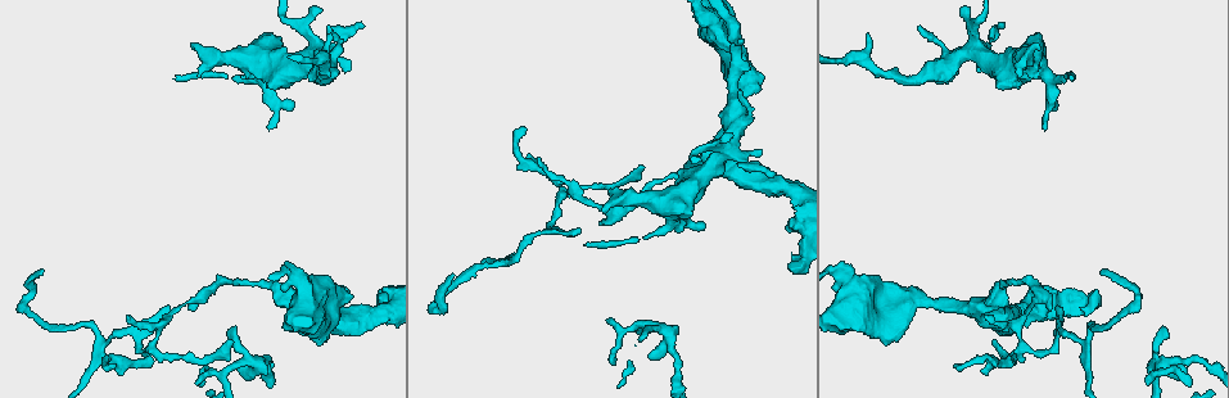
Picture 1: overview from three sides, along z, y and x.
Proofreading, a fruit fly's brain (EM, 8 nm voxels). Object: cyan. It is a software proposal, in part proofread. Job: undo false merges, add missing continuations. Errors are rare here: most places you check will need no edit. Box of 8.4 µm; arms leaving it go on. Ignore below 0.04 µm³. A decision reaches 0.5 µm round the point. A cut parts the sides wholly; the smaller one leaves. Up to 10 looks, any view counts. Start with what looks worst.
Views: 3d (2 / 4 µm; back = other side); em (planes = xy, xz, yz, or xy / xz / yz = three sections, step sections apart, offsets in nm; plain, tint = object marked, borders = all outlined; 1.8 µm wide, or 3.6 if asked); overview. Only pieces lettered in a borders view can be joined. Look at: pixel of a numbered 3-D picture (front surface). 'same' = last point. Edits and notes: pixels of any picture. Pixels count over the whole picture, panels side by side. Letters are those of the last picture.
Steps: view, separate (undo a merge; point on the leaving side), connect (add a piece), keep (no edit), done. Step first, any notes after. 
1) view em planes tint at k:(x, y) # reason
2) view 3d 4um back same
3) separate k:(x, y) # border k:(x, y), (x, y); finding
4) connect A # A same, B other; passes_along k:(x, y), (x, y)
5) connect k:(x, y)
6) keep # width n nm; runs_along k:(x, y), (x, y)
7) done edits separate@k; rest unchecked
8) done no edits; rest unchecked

view 3d 4um at 1:(648, 354) # free end

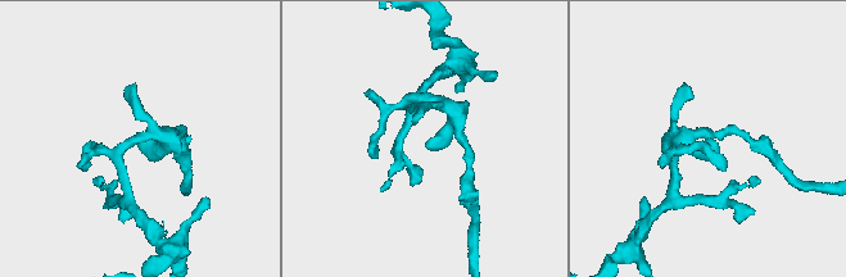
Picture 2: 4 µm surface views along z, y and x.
view em yz step 4 tint at 2:(141, 144)

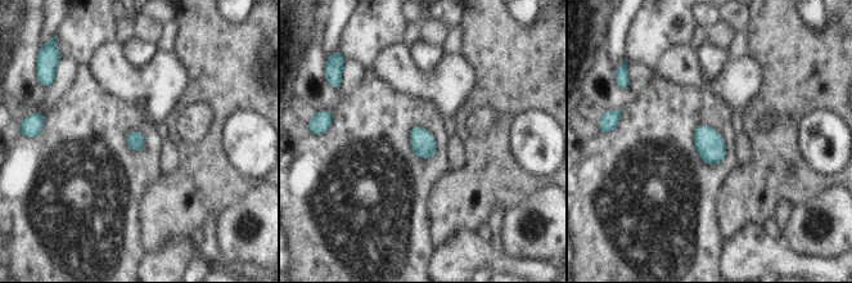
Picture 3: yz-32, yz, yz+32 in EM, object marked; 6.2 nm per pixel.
view em planes borders same # another direction

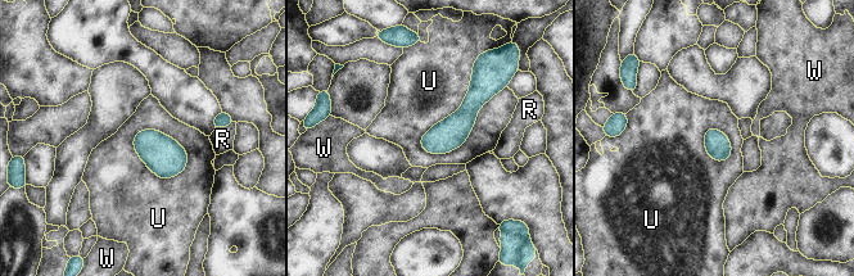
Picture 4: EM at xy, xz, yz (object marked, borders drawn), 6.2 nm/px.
keep # longest_contact U 650 nm; R other, U other, W other; runs_along 4:(479, 82), (470, 108), (428, 148); none of them fits

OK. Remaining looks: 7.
view 3d 4um at 1:(1041, 352) # sharp bend

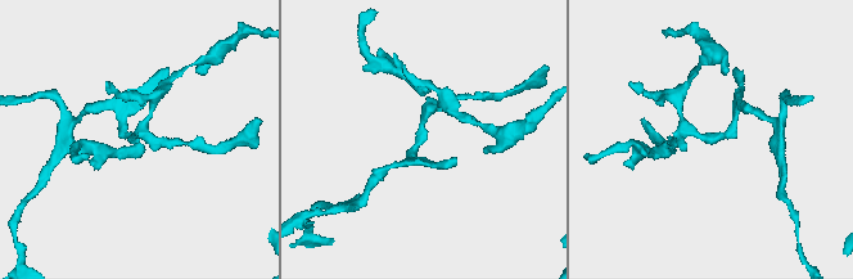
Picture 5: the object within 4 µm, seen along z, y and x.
view em planes borders at 5:(712, 137)

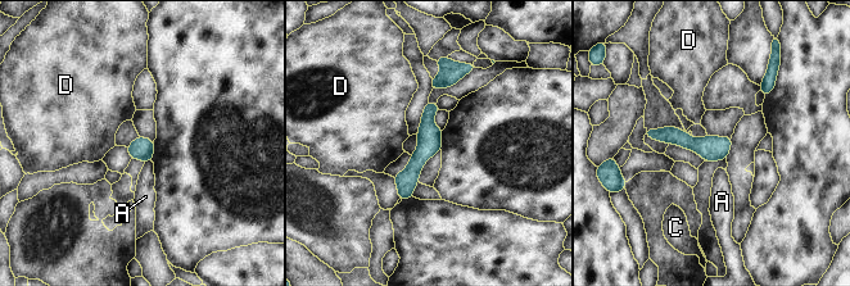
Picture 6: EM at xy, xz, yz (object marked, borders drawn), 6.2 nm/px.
keep # A other, C other, D other; border 6:(150, 159), (145, 163); one neuron here

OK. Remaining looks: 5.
view em yz step 8 tint at 1:(976, 54) # three arms meet

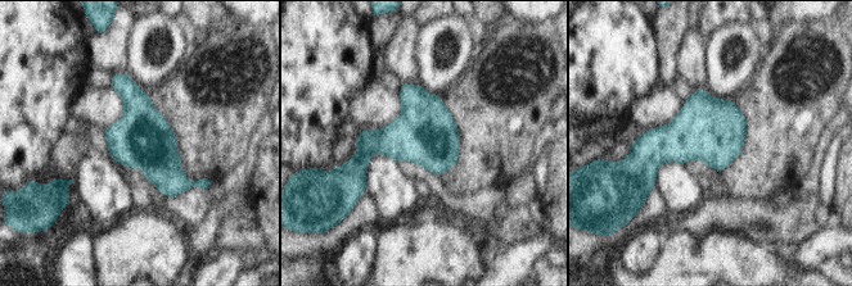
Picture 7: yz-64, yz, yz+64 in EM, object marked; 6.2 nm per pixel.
view em planes borders same

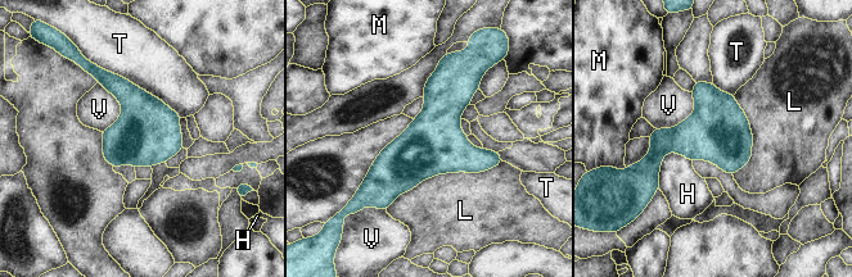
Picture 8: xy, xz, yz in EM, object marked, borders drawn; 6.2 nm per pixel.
keep # longest_contact L 800 nm; H other, L other, M other, T other, V other; border 8:(503, 160), (436, 173), (386, 209); all the same neuron

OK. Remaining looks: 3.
view em xz step 16 borders at 1:(1098, 292) # long arm stops here

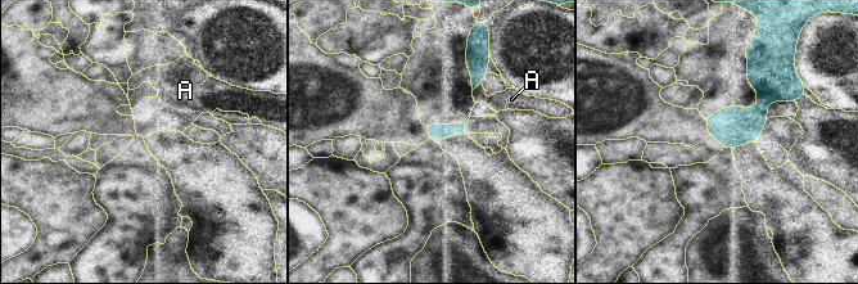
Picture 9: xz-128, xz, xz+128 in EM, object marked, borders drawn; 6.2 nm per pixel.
view em planes borders same # another direction

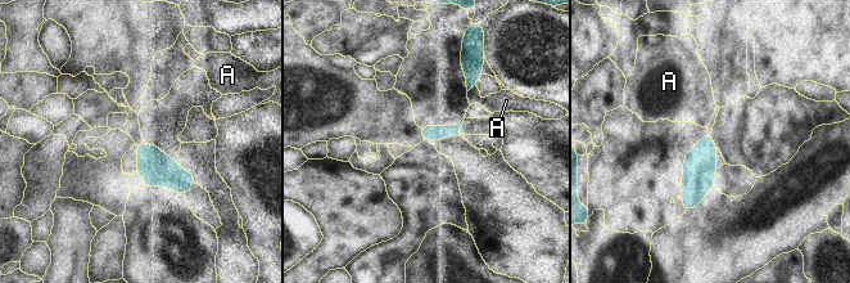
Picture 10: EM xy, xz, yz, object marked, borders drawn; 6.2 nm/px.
keep # A other; border 10:(475, 84), (468, 91); no lettered piece goes on from it

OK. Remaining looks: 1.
done no edits; rest unchecked

